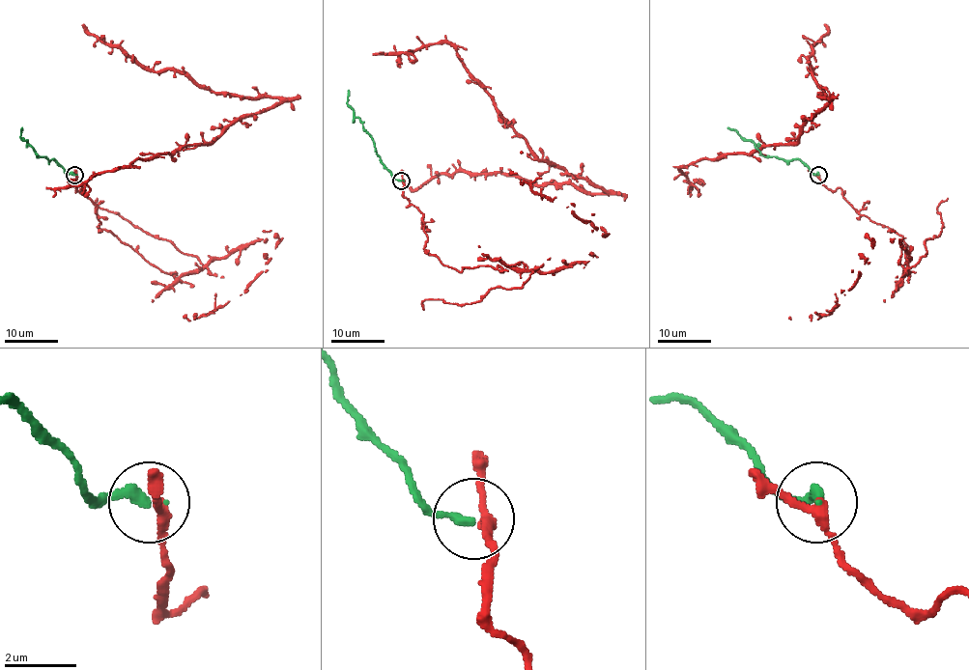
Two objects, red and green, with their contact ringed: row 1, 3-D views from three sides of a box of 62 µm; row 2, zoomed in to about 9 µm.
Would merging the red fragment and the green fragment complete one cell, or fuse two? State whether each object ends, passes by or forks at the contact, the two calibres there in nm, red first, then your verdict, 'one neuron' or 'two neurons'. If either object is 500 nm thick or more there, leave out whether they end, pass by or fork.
red passes by | green ends | 240/300 nm | one neuron

